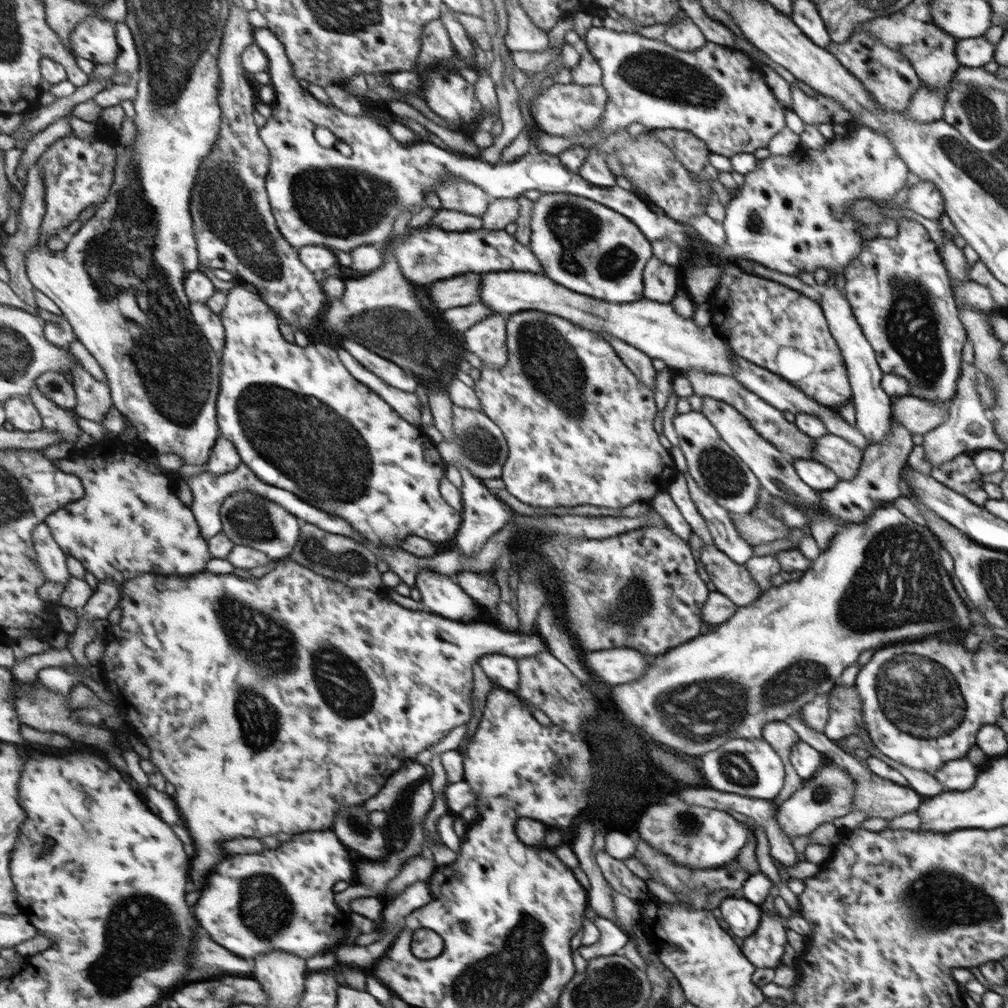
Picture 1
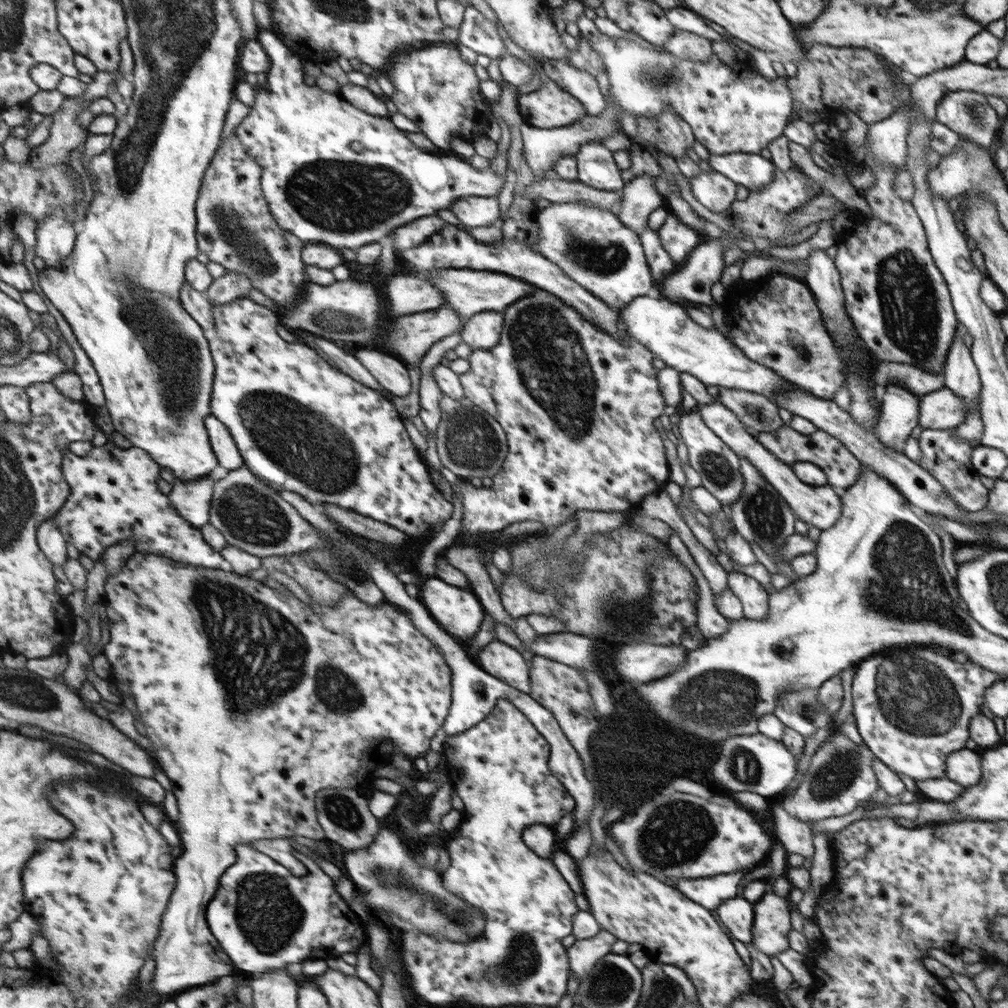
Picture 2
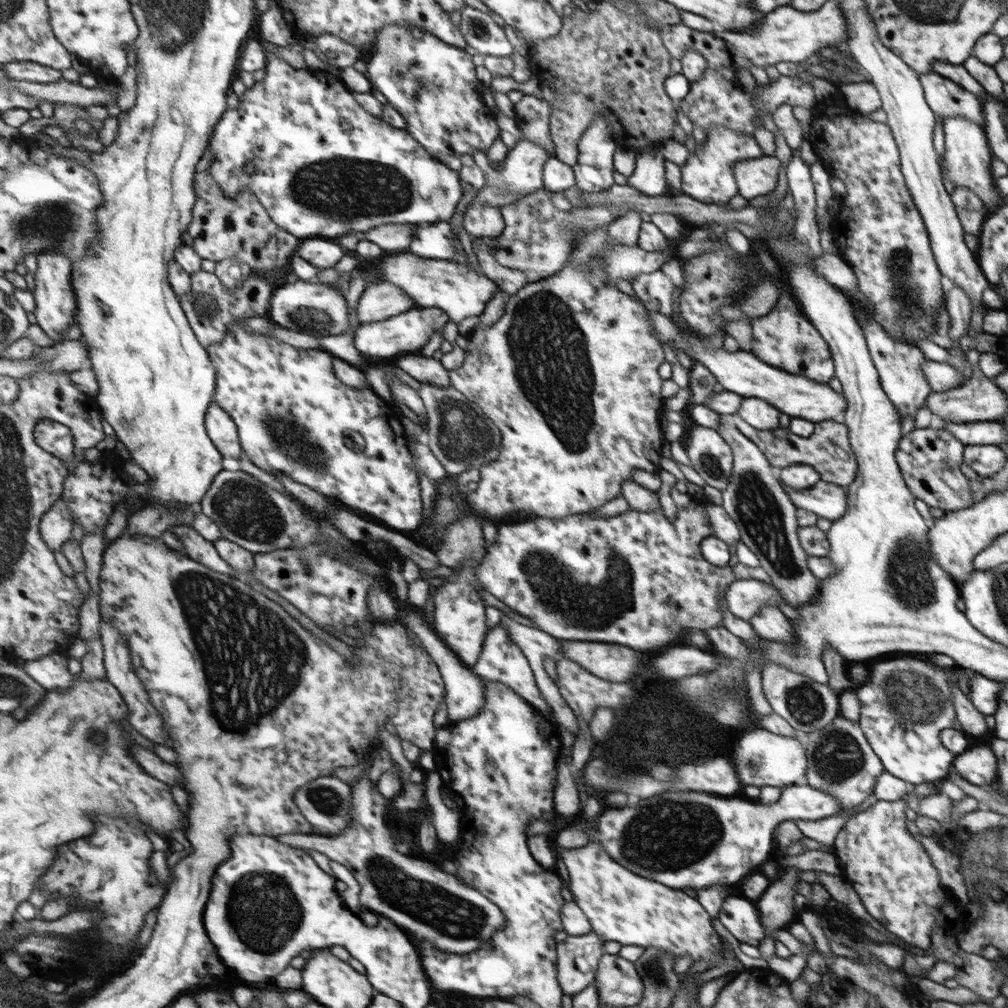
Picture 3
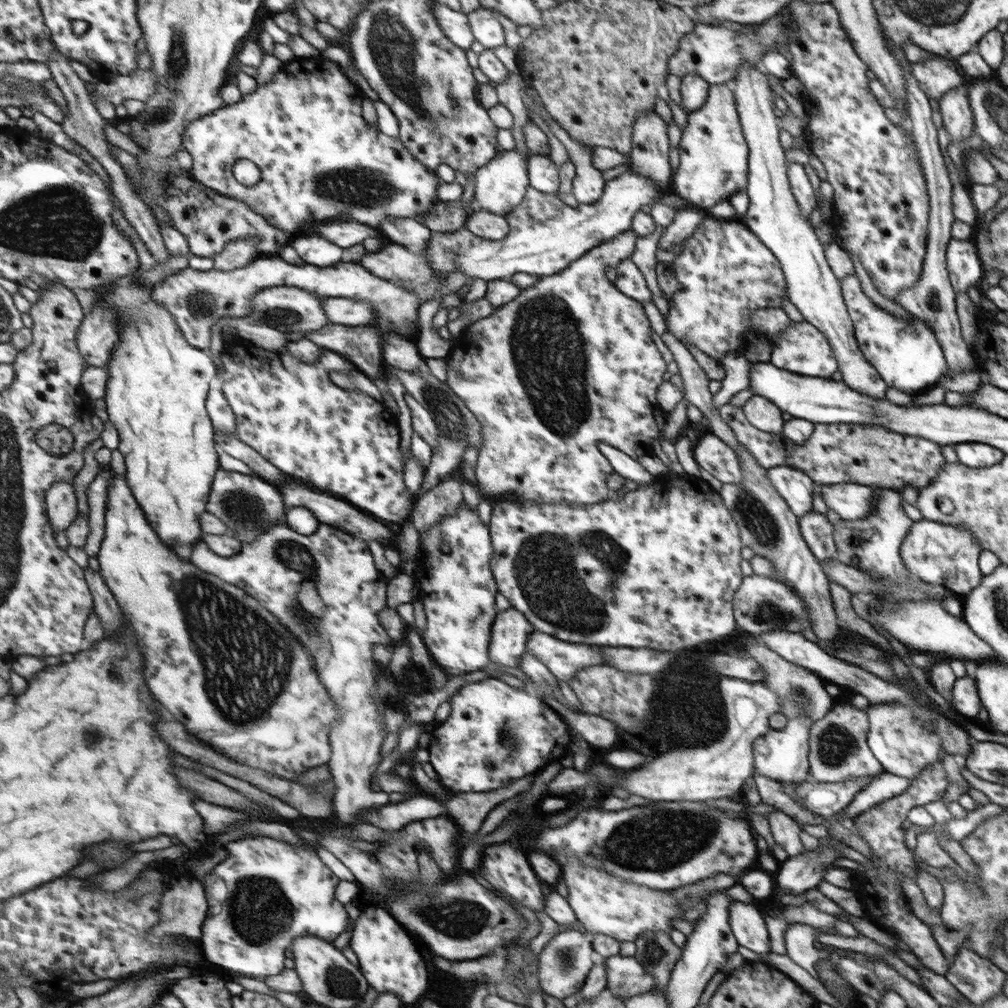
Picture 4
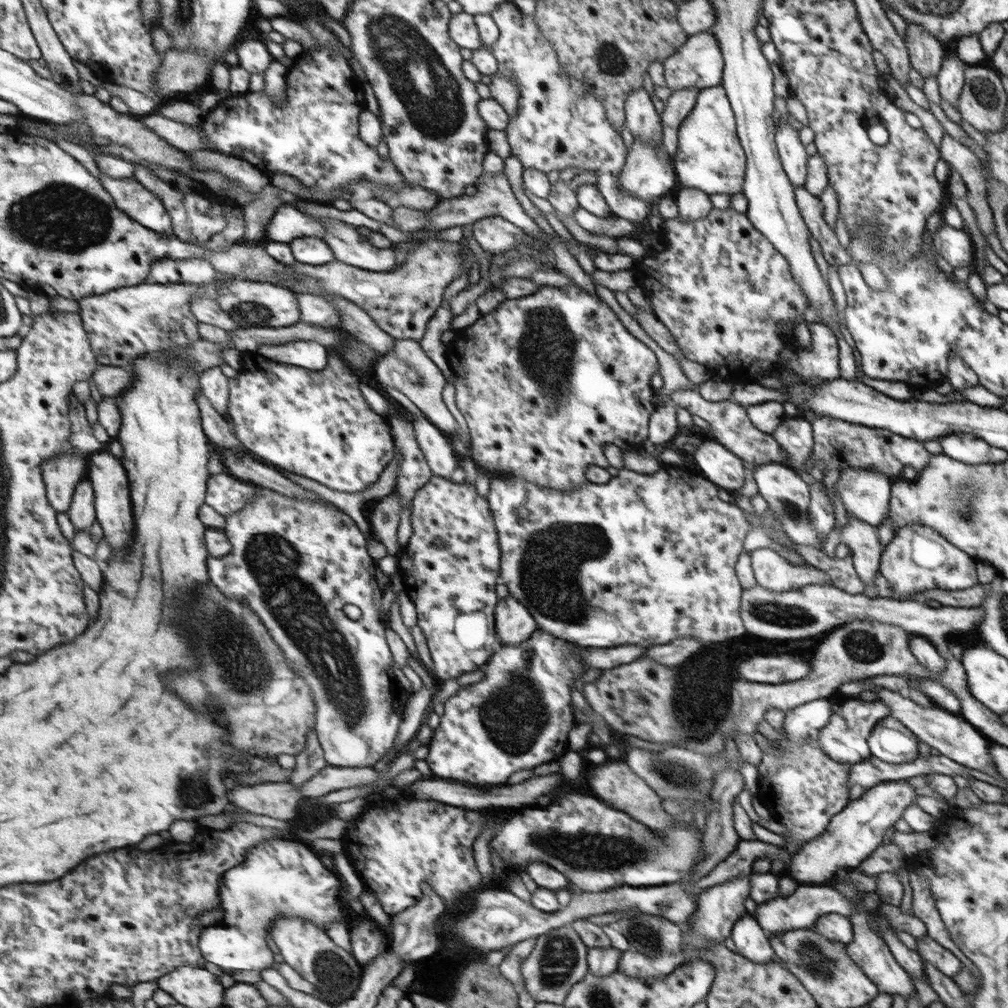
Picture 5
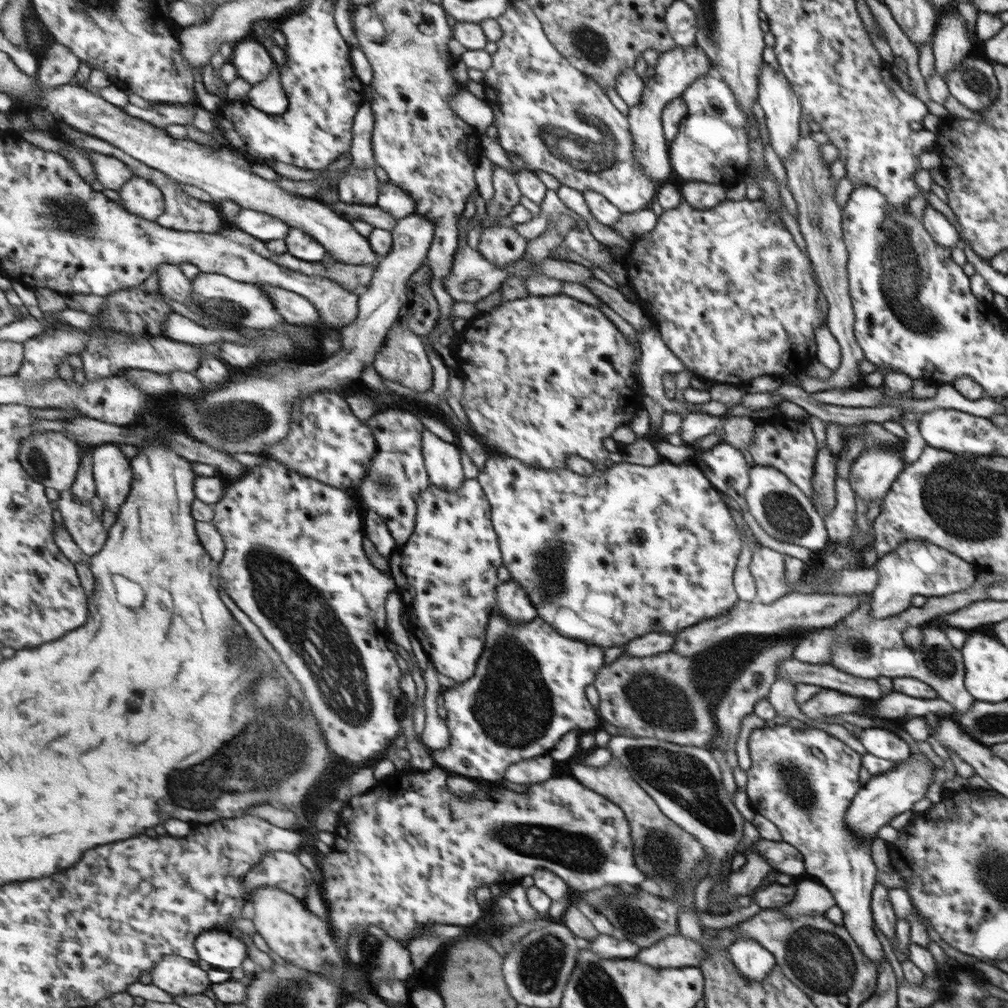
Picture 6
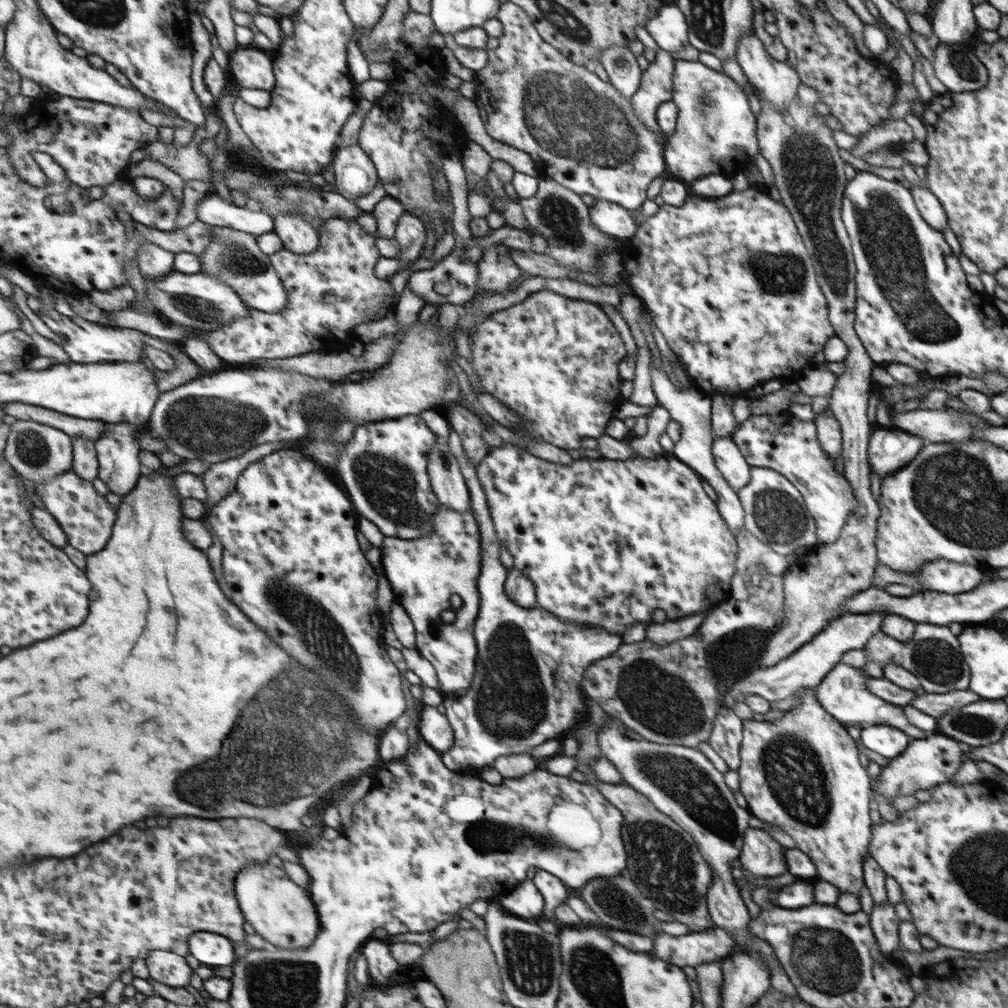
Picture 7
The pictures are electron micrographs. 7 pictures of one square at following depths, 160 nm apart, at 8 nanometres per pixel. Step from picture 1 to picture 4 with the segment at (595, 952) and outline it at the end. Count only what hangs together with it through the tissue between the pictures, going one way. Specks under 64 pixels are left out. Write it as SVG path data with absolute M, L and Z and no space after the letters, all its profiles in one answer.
M574 929L558 932L538 954L539 971L537 976L540 979L540 989L543 994L561 1000L578 992L587 973L594 965L591 956L593 956L593 949L589 934Z

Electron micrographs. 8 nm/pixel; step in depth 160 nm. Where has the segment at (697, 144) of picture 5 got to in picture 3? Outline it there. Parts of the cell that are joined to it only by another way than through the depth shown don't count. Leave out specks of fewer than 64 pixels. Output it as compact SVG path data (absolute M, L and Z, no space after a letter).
M722 124L710 126L705 133L707 136L705 143L701 147L696 146L695 153L689 154L680 167L681 192L705 204L726 204L732 196L739 193L733 175L733 164L740 160L762 157L764 153L753 136L740 134Z

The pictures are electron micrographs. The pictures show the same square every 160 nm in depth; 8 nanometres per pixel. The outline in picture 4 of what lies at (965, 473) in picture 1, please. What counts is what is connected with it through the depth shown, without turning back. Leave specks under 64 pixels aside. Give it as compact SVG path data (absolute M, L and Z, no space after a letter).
M728 402L717 408L719 416L730 426L734 432L737 442L743 445L753 456L754 459L763 467L790 466L802 470L812 482L821 485L852 482L853 484L885 486L894 490L903 490L905 486L913 486L920 490L936 477L937 471L946 463L941 455L941 445L931 440L919 437L902 435L877 424L875 425L856 425L833 423L815 424L812 435L803 444L790 441L785 435L780 433L769 433L755 428L742 413L740 407L731 406Z

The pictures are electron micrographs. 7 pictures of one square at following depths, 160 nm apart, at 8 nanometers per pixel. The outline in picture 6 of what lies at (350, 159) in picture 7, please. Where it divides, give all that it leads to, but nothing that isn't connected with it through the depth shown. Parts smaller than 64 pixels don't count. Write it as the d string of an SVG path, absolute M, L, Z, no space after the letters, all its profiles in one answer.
M374 168L348 169L337 184L339 199L349 204L375 206L380 199L380 183Z

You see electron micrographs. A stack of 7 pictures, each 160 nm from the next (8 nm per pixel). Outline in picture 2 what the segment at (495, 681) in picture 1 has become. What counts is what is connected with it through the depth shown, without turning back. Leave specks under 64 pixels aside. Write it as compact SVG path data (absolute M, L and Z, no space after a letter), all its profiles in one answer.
M494 639L479 651L477 662L507 686L527 694L530 691L529 663L513 647Z

